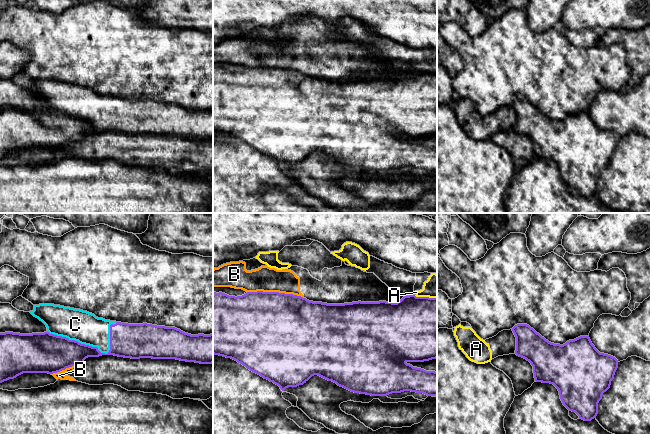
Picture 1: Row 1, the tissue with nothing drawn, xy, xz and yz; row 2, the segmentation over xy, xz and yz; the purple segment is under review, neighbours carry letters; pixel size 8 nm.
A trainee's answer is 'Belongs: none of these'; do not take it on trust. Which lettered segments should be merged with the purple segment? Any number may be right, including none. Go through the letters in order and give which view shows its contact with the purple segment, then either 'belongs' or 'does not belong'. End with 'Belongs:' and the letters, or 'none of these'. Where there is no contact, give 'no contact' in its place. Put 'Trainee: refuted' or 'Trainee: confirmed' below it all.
A: xz | does not belong
B: xz | does not belong
C: xy | belongs
Belongs: C
Trainee: refuted

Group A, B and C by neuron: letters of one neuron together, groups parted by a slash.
A B / C

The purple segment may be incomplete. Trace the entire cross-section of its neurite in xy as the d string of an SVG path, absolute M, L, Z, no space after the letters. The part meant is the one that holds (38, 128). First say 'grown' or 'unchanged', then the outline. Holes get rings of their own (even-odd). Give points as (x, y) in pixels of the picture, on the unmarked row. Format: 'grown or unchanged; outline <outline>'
grown; outline M54 80L34 81L30 89L46 101L47 107L32 110L0 109L0 159L23 149L57 149L82 141L88 133L102 131L213 139L213 110L191 111L175 103L110 97L87 87Z

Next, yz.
unchanged; outline M517 100L512 107L516 113L515 130L531 139L535 157L553 160L559 167L563 181L580 195L591 197L596 194L598 179L603 169L610 164L618 136L600 129L589 112L580 112L560 121L549 118L527 100Z

